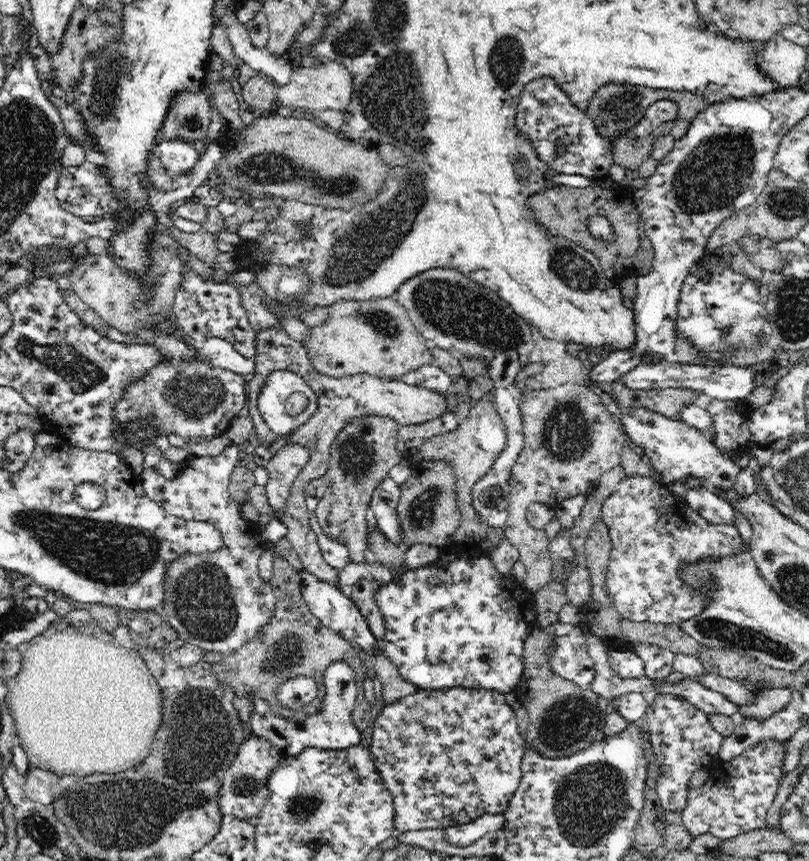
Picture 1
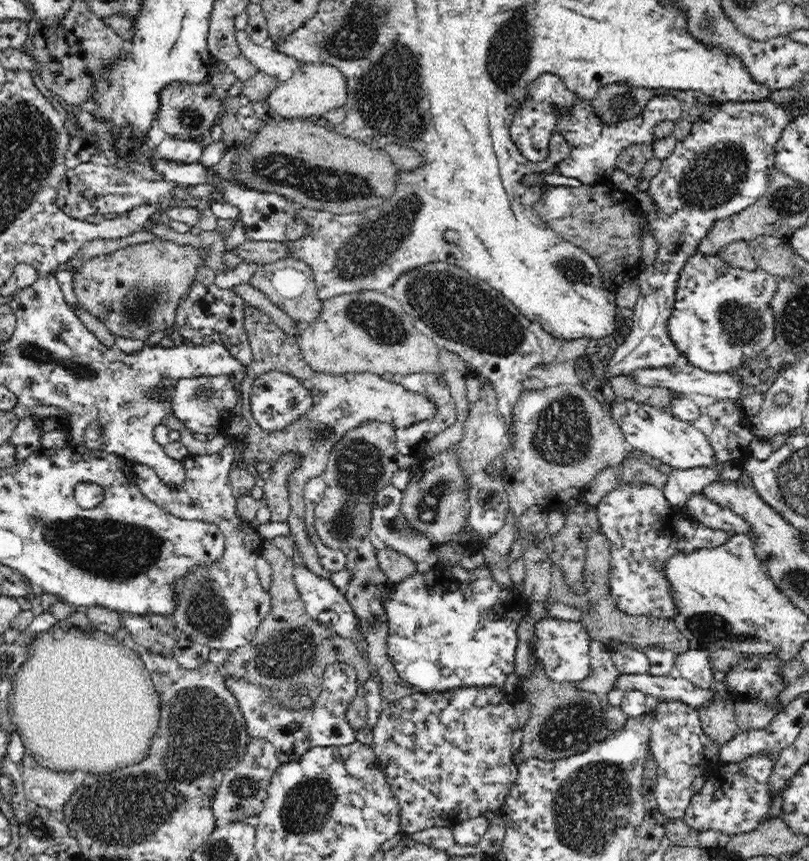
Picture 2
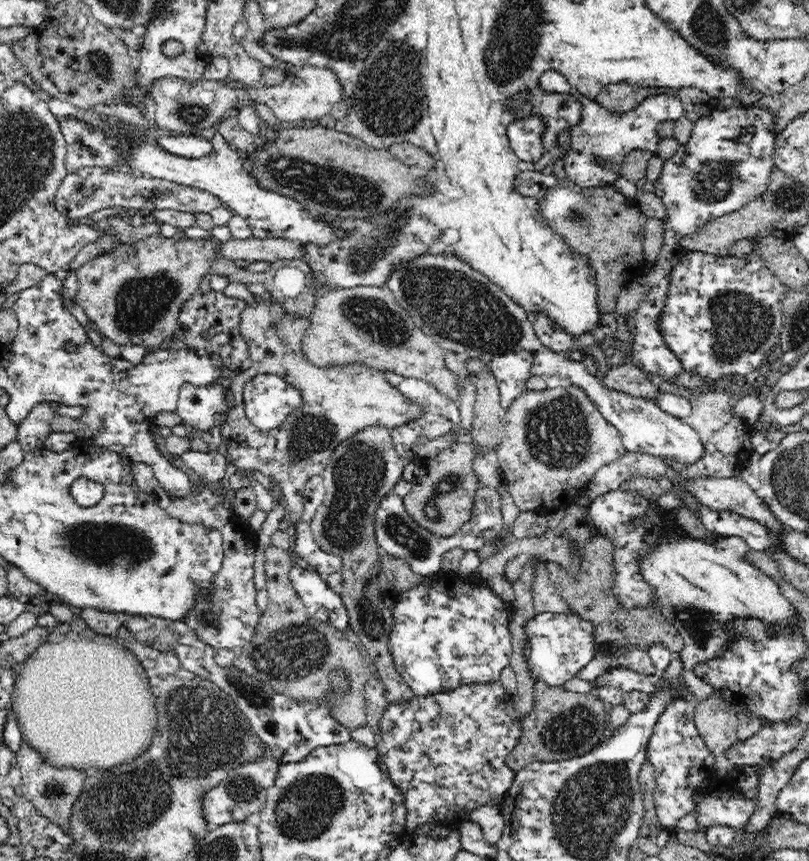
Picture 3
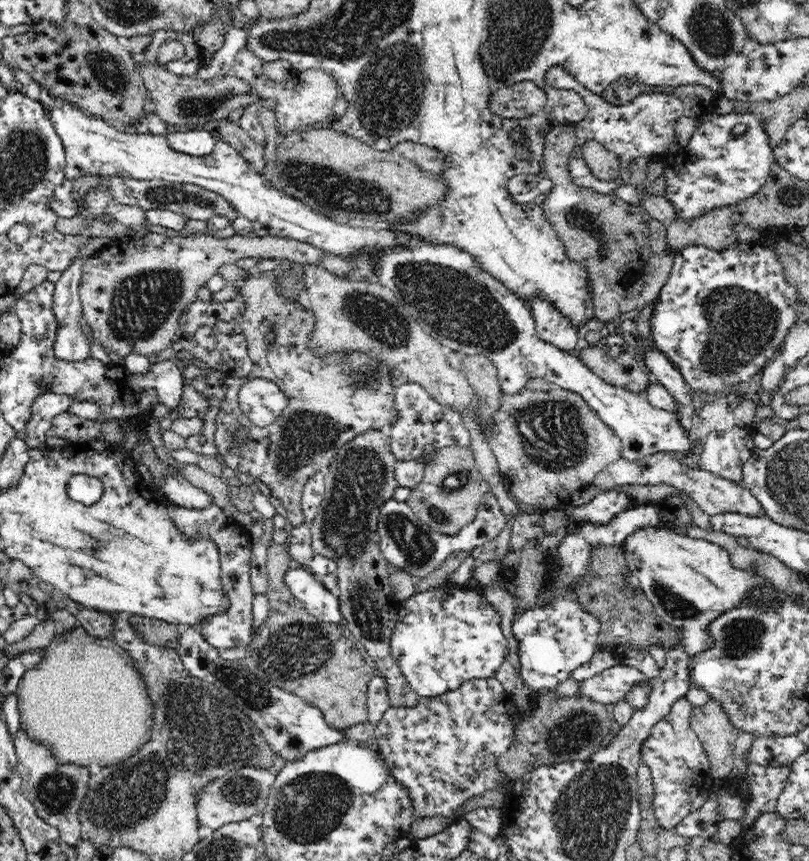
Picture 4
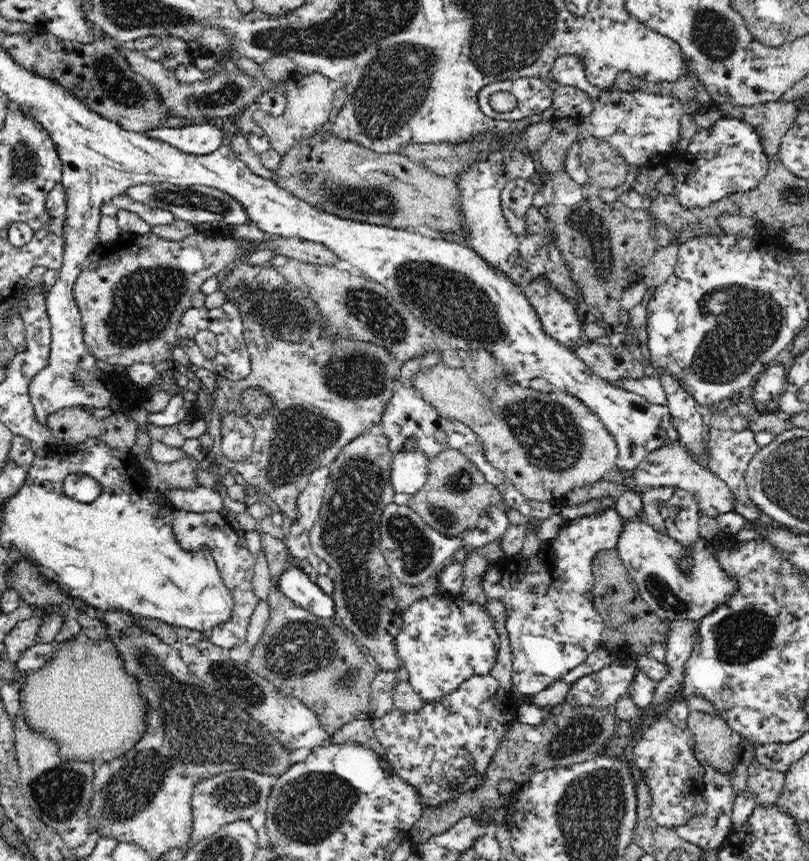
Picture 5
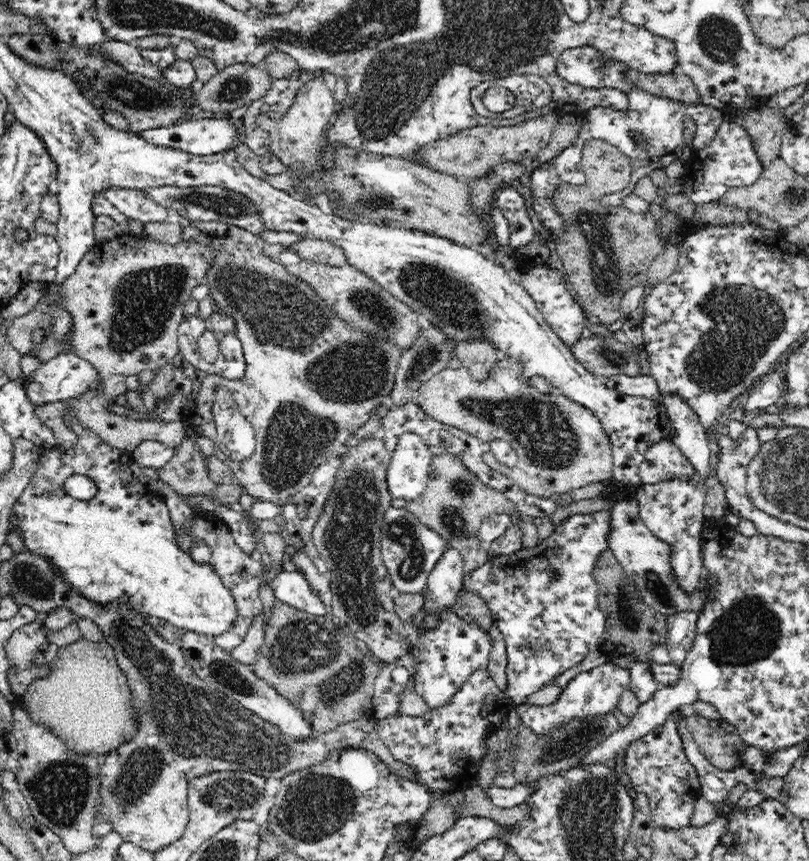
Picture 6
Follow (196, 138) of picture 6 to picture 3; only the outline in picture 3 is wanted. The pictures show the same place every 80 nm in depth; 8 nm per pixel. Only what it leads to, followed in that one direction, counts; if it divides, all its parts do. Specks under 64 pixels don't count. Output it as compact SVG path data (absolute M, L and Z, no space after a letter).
M162 133L156 138L157 145L168 155L174 155L186 159L199 159L206 157L208 150L212 148L210 140L202 136L198 137L175 137Z

